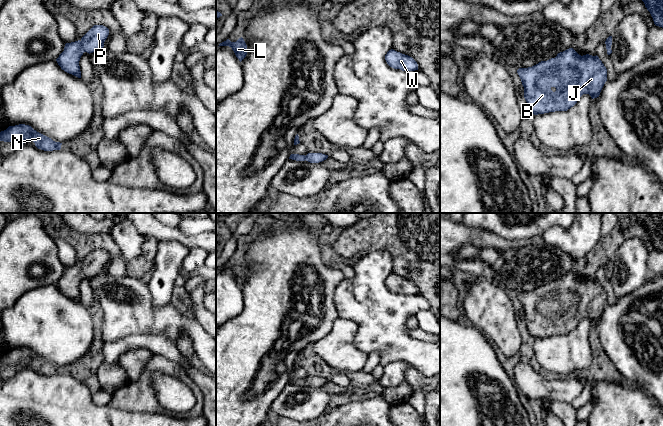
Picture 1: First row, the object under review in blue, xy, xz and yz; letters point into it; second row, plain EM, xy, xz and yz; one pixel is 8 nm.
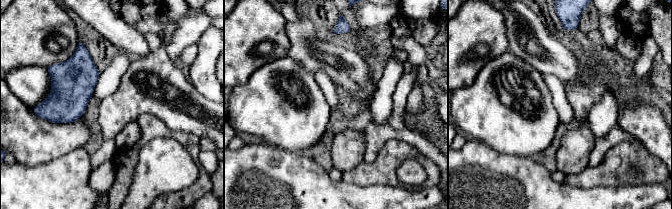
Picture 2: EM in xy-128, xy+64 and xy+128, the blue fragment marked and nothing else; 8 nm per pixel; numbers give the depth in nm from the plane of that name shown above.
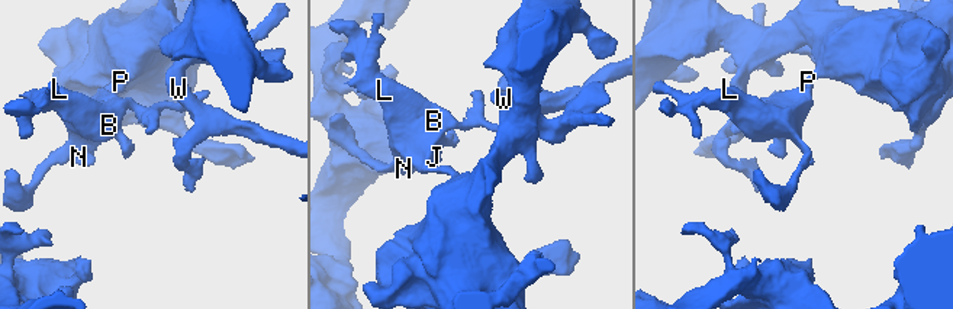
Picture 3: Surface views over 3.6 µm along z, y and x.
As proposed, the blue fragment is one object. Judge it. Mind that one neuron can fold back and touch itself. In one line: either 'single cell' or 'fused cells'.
single cell

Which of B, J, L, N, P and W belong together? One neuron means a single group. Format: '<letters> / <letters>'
B J L N P W

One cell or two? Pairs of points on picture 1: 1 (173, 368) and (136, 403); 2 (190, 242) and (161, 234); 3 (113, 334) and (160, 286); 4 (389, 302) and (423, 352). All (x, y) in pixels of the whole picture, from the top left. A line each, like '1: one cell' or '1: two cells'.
1: one cell
2: one cell
3: two cells
4: one cell

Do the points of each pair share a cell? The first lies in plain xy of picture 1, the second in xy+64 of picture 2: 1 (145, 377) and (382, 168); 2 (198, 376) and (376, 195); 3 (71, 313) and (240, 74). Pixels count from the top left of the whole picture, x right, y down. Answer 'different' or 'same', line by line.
1: same
2: different
3: different

